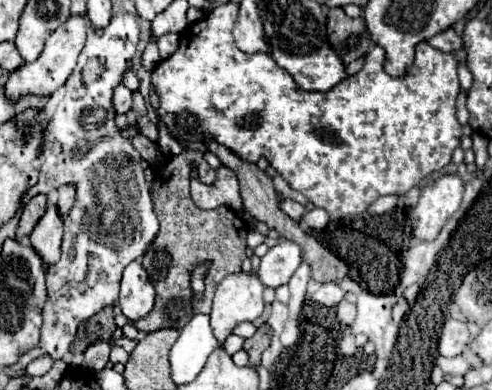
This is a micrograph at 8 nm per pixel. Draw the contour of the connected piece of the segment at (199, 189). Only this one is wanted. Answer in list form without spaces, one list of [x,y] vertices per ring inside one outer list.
[[[220,165],[216,169],[216,181],[212,185],[200,183],[196,171],[192,171],[190,191],[194,203],[200,209],[216,209],[220,205],[226,205],[232,211],[240,211],[242,209],[238,179],[236,179],[234,171],[224,167],[224,165]]]

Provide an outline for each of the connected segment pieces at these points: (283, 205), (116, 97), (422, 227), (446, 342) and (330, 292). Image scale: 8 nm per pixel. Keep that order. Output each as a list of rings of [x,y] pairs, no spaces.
[[[280,197],[280,209],[282,209],[288,217],[292,217],[294,221],[298,221],[298,223],[300,223],[302,213],[306,211],[306,209],[304,209],[304,205],[300,205],[300,203],[292,201],[292,199],[282,199],[282,197]]]
[[[116,85],[112,93],[112,105],[116,113],[128,113],[132,109],[132,91],[126,85]]]
[[[444,175],[428,183],[418,199],[418,205],[410,211],[412,235],[422,241],[434,241],[446,221],[458,211],[462,203],[464,183],[458,175]]]
[[[452,319],[452,321],[446,321],[442,327],[438,351],[444,357],[456,357],[462,353],[462,349],[468,345],[468,341],[470,341],[468,327],[462,321]]]
[[[330,281],[330,283],[322,283],[322,287],[312,295],[312,301],[314,303],[320,303],[320,305],[326,305],[326,307],[334,307],[338,305],[340,301],[344,299],[344,291],[338,283]]]

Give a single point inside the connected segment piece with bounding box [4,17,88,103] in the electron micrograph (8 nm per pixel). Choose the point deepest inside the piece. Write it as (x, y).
(50, 71)

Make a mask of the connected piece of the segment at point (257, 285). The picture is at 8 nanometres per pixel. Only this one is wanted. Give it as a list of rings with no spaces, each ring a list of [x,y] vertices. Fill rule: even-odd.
[[[254,273],[228,275],[218,285],[210,313],[210,323],[214,329],[214,337],[220,339],[220,345],[234,331],[236,325],[262,315],[262,291],[264,285]]]

